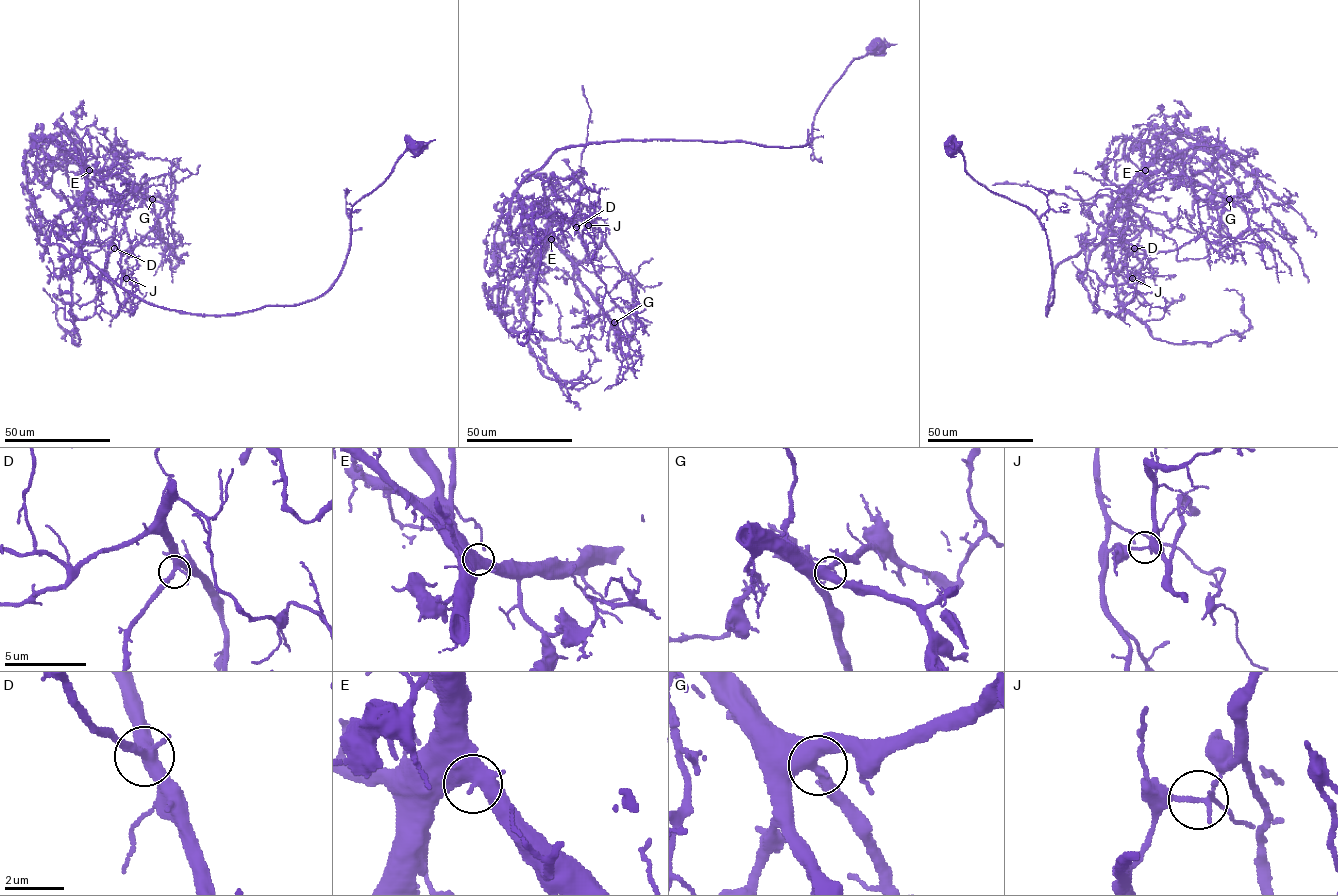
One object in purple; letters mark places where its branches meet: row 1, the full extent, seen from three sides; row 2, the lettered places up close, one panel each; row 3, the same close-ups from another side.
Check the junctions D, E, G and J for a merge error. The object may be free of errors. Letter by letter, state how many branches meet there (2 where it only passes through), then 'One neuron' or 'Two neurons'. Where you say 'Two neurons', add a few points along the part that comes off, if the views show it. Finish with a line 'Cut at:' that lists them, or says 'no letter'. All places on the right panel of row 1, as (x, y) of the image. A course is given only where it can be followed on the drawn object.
D: Branches: 3. One neuron
E: Branches: 3. One neuron
G: Branches: 3. One neuron
J: Branches: 3. Two neurons. Course of the part to remove: (1132, 278), (1147, 253), (1116, 236), (1106, 215), (1129, 183), (1182, 174), (1209, 244), (1227, 257), (1242, 252)
Cut at: J

